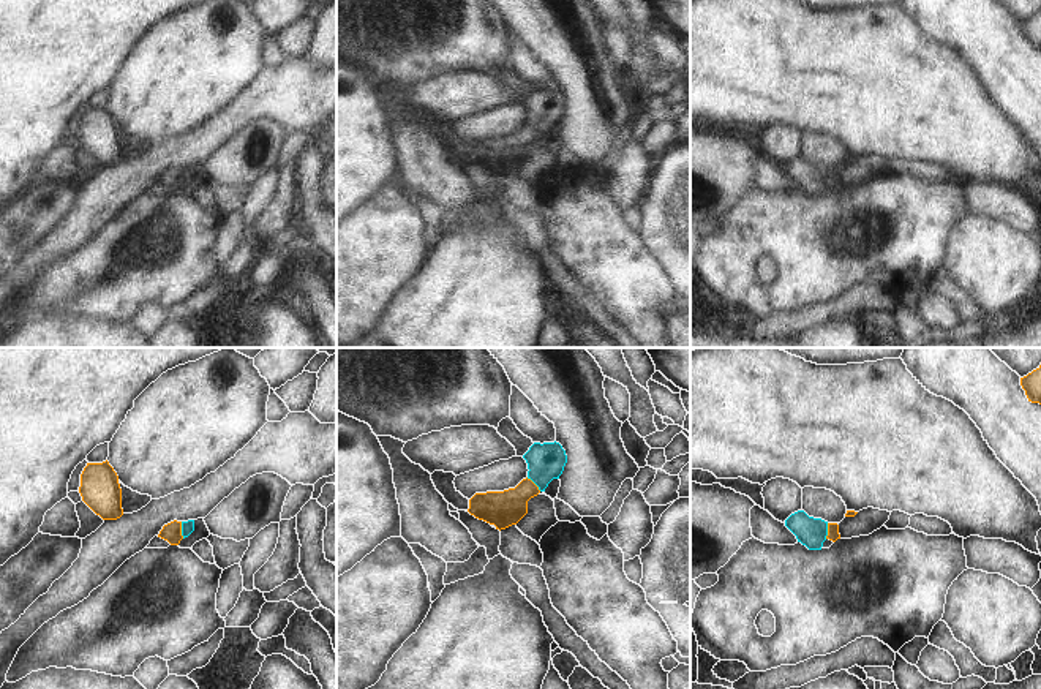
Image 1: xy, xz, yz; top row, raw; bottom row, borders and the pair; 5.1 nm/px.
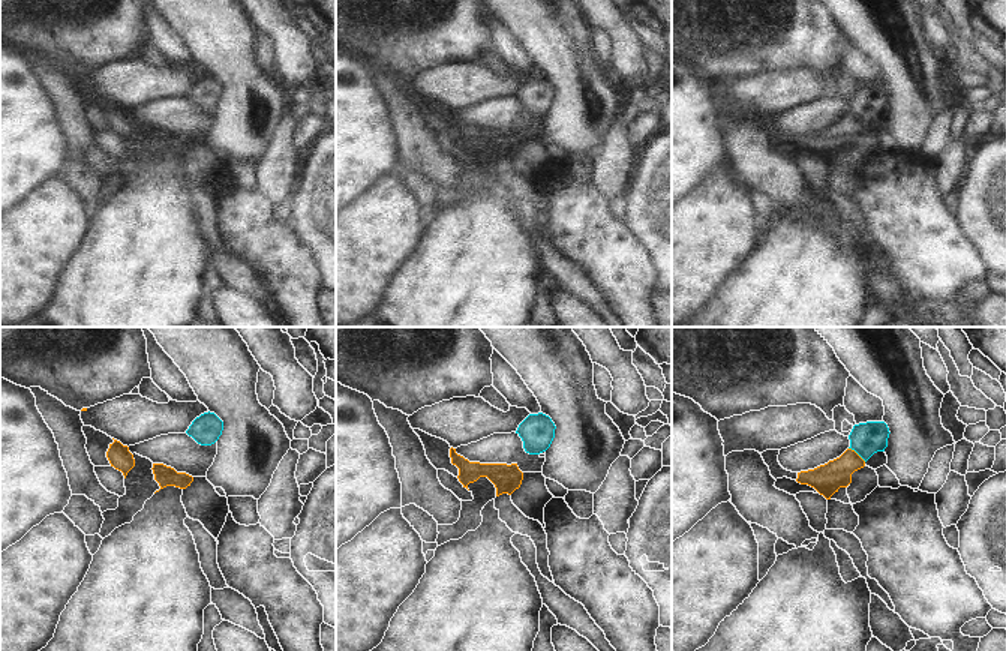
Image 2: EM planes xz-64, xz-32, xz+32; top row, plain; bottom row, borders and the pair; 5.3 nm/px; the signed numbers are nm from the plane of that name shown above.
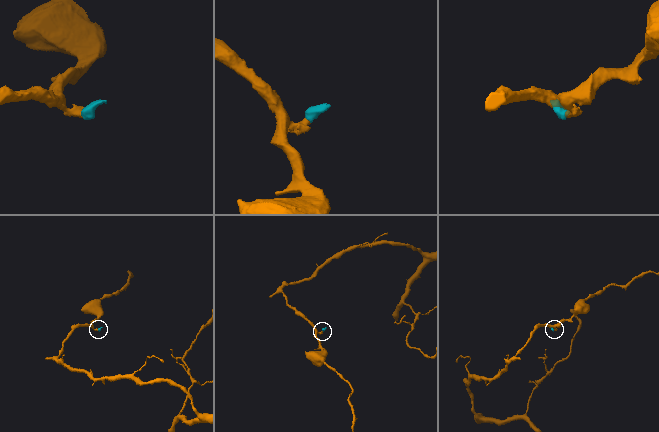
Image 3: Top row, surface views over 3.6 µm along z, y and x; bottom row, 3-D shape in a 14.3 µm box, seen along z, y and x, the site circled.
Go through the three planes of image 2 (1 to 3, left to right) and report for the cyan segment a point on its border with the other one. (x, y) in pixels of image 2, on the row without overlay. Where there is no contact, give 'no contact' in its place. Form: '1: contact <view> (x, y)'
1: no contact
2: no contact
3: contact xz+32 (856, 117)

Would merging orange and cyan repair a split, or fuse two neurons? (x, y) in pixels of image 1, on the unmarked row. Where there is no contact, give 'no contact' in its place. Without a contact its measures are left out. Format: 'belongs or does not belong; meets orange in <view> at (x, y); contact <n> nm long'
belongs; meets orange in xy at (180, 176); contact 90 nm long

